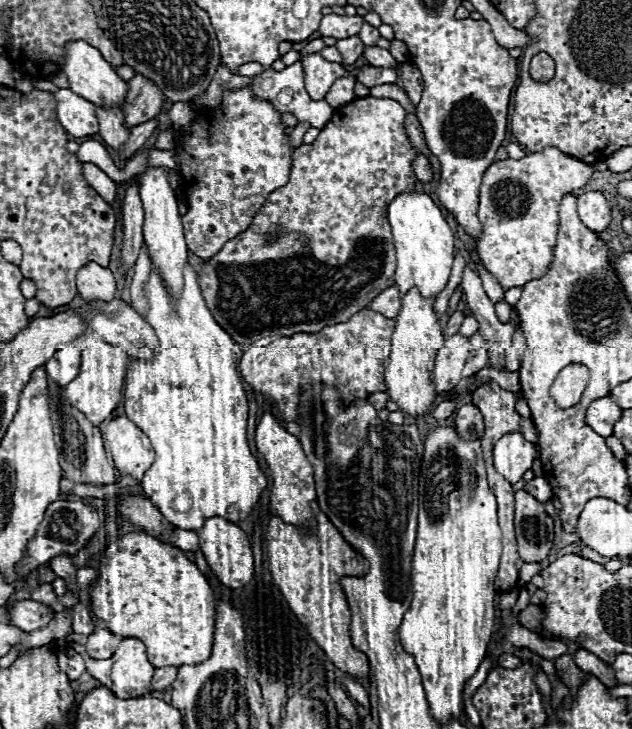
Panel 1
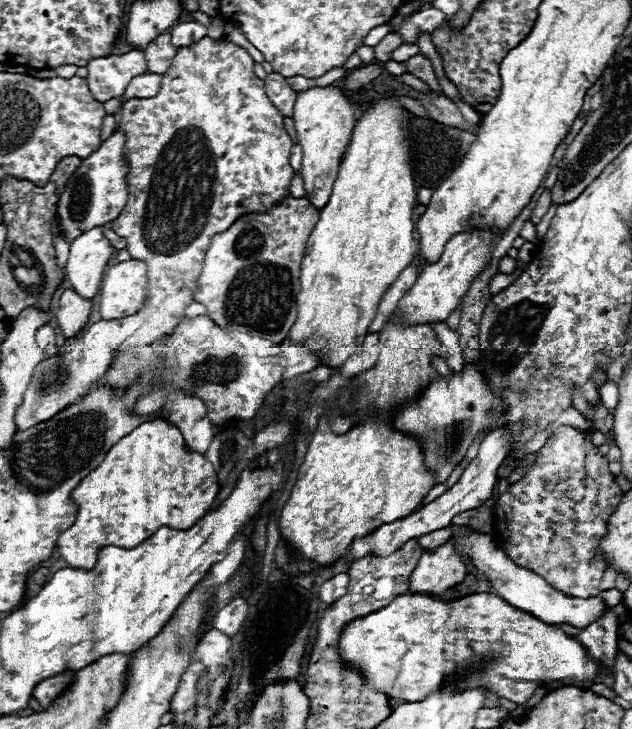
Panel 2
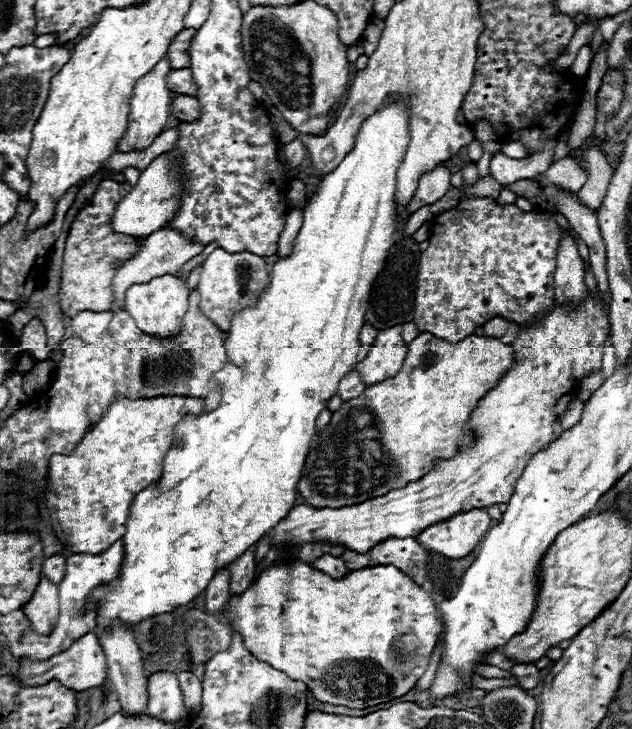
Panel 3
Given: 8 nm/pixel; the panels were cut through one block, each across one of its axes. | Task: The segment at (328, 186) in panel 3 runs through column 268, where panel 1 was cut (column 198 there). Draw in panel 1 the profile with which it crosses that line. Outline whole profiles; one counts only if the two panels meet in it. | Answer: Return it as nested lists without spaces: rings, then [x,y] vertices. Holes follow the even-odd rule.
[[[188,262],[184,266],[184,288],[176,300],[172,300],[156,266],[150,266],[150,278],[144,292],[148,298],[148,312],[144,318],[156,330],[160,352],[150,360],[128,358],[124,390],[126,416],[150,438],[156,454],[152,466],[142,478],[142,488],[162,516],[176,528],[200,530],[202,524],[214,516],[226,518],[228,522],[244,520],[258,502],[260,492],[266,488],[266,476],[260,472],[256,458],[248,448],[248,400],[236,366],[236,354],[232,352],[234,342],[210,314],[198,284],[198,272]]]

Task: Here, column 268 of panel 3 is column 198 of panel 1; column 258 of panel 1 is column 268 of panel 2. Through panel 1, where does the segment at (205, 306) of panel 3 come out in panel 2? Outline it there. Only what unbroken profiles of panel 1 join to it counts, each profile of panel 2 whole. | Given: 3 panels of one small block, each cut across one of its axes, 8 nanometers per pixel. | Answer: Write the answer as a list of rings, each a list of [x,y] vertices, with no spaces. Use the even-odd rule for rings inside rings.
[[[286,196],[268,212],[244,214],[228,230],[214,234],[194,300],[204,304],[208,316],[222,328],[228,324],[246,324],[274,344],[284,342],[296,320],[300,262],[318,214],[306,198]]]

